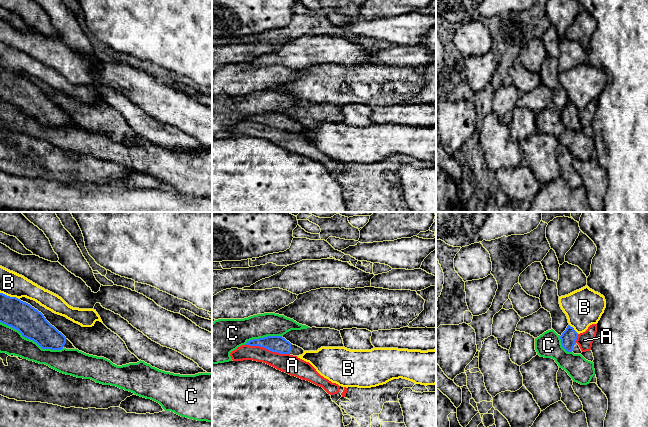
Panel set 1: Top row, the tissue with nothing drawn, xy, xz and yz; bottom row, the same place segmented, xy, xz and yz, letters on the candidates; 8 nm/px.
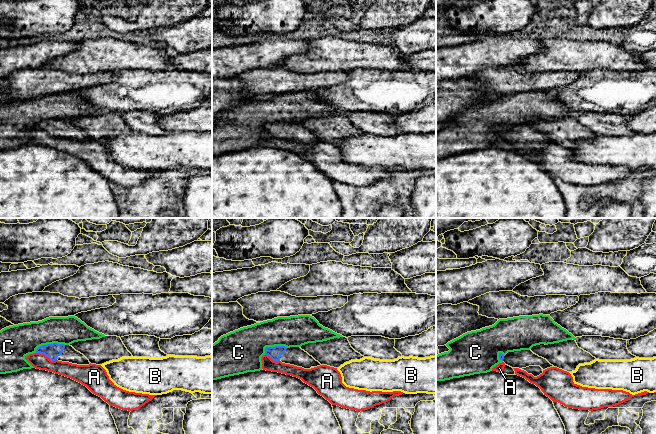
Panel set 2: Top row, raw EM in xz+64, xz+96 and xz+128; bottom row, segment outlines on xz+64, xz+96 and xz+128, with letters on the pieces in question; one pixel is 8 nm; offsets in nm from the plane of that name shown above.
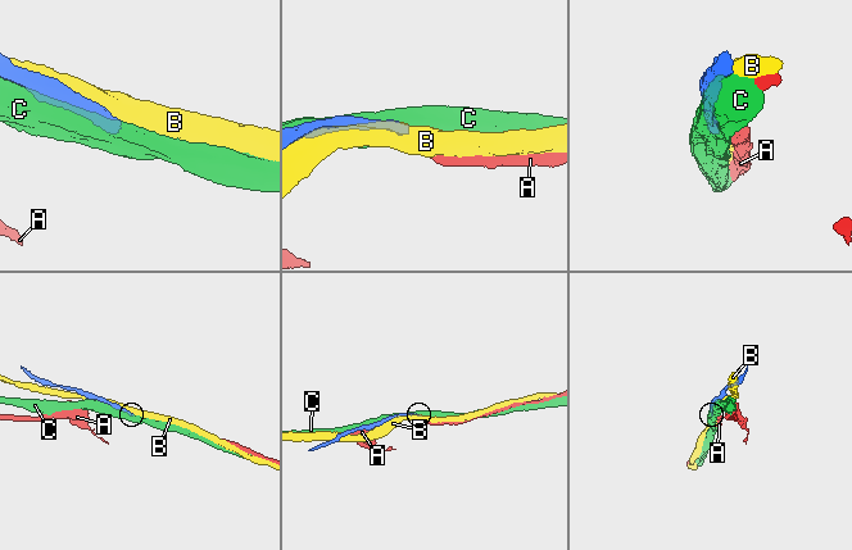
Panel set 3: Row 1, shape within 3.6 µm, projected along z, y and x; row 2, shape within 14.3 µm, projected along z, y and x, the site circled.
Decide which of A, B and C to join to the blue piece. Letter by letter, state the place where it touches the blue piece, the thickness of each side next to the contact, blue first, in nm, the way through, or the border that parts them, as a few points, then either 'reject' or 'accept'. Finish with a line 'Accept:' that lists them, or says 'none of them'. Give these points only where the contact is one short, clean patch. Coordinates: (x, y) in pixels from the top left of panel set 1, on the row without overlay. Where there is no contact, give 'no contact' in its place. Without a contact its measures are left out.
A: xz (267, 124) | 130/160 nm | reject
B: xy (9, 72) | 220/190 nm | reject
C: xy (32, 115) | 240/200 nm | reject
Accept: none of them

